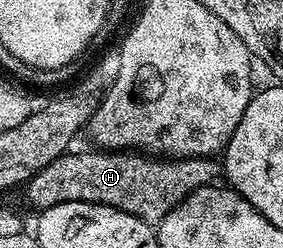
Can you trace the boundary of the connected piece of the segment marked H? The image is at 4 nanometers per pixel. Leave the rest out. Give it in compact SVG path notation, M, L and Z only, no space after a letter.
M69 150L59 156L50 166L38 170L28 179L26 191L28 200L43 210L50 206L58 206L62 202L90 202L122 210L126 214L134 214L134 218L142 218L148 224L159 225L161 220L170 214L191 192L199 188L209 187L218 176L218 164L215 159L206 156L185 156L183 158L161 158L135 150L91 150L92 152L75 152Z

